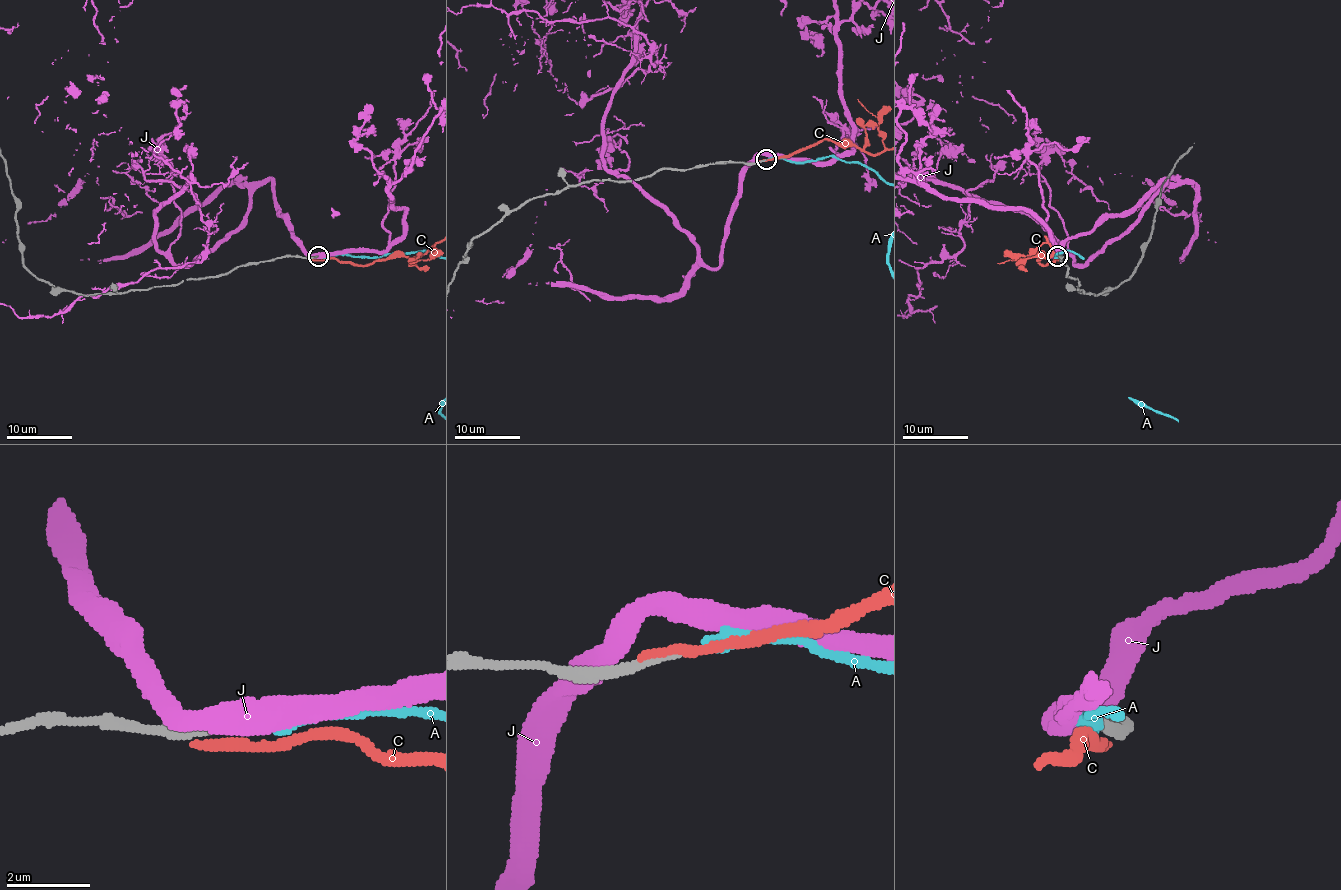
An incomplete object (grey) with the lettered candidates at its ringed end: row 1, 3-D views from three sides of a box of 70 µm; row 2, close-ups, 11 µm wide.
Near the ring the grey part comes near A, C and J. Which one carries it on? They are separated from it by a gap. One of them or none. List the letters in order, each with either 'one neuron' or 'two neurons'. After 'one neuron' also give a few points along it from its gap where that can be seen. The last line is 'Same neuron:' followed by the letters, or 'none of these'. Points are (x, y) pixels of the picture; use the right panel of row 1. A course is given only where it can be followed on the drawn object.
A: one neuron
C: two neurons
J: two neurons
Same neuron: A

